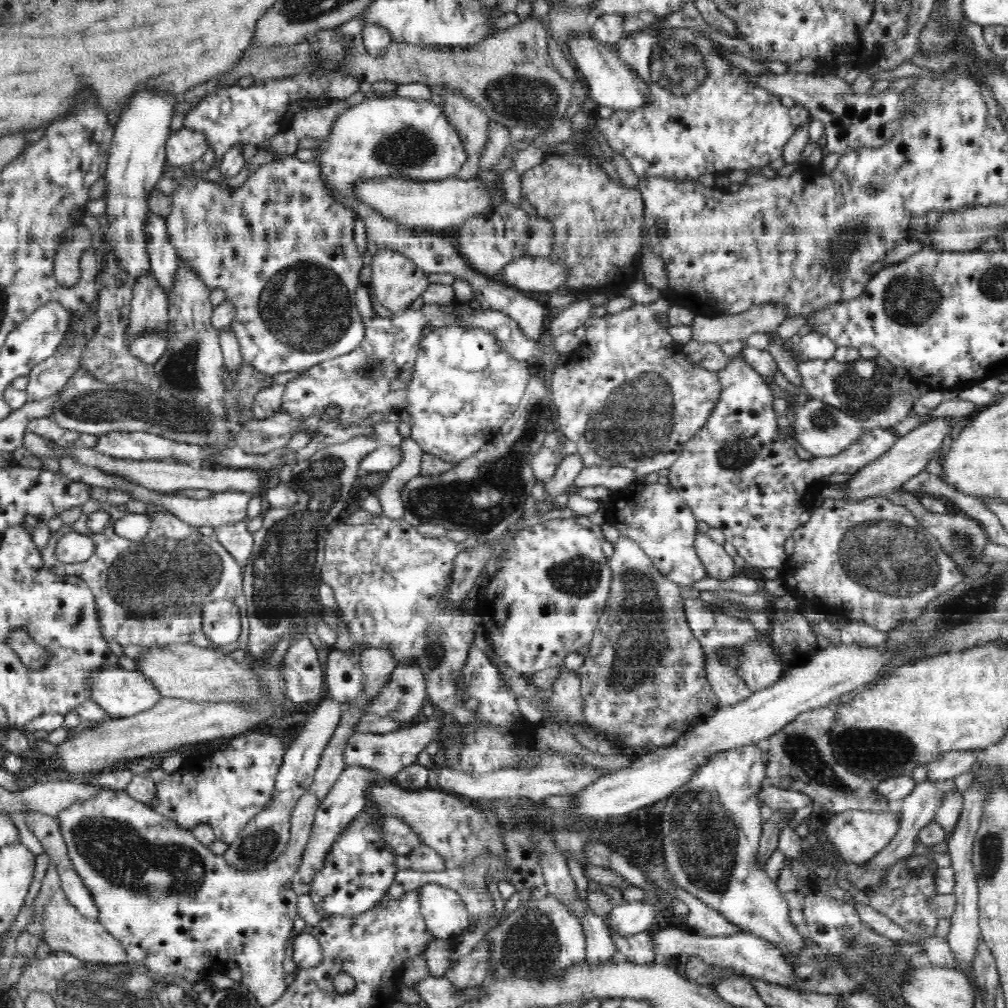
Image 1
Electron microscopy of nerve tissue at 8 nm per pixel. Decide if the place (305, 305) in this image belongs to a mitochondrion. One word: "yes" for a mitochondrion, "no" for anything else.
yes

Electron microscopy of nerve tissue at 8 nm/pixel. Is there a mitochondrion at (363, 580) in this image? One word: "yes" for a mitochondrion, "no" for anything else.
no

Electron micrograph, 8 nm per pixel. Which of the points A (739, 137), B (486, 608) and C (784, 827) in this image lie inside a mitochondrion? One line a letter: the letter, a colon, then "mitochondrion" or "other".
A: other
B: other
C: other

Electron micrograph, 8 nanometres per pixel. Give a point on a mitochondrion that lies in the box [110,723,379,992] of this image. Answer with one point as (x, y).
(260, 844)

